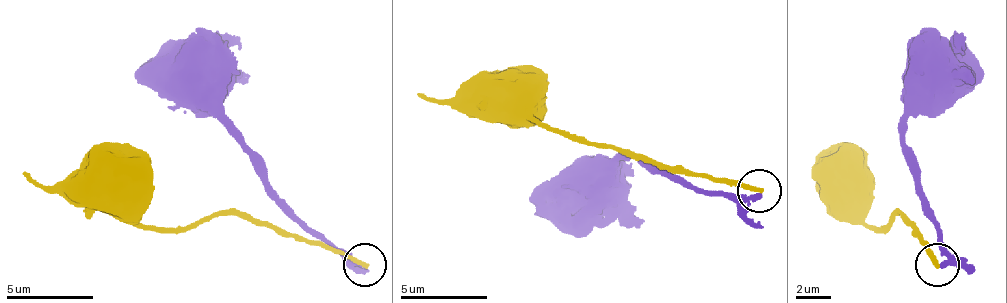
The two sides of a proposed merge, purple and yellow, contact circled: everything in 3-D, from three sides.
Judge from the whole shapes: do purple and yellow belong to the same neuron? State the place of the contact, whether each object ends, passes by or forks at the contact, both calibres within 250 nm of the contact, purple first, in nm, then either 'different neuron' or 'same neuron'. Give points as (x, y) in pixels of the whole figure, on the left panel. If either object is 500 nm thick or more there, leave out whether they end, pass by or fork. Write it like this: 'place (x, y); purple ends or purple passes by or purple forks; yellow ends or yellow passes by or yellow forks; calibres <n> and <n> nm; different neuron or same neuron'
place (364, 264); purple ends; yellow ends; calibres 240 and 280 nm; different neuron

